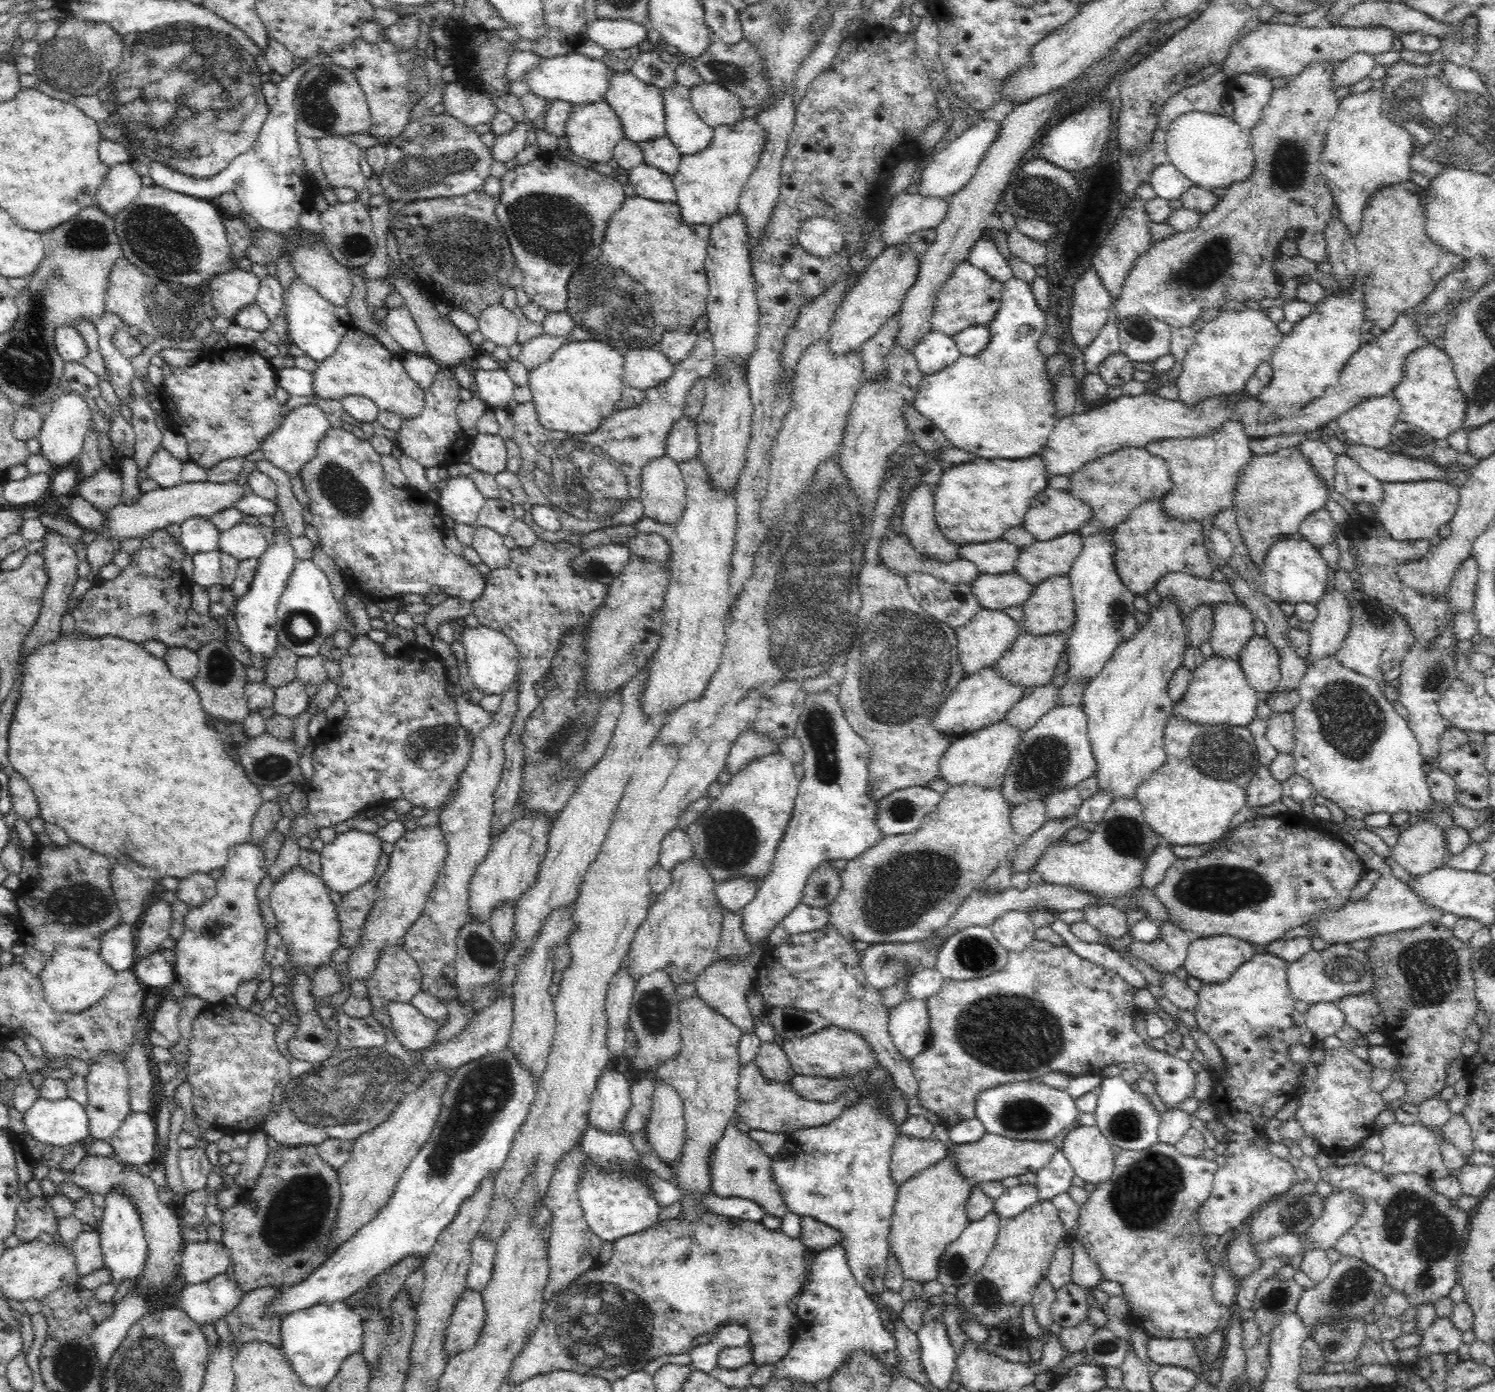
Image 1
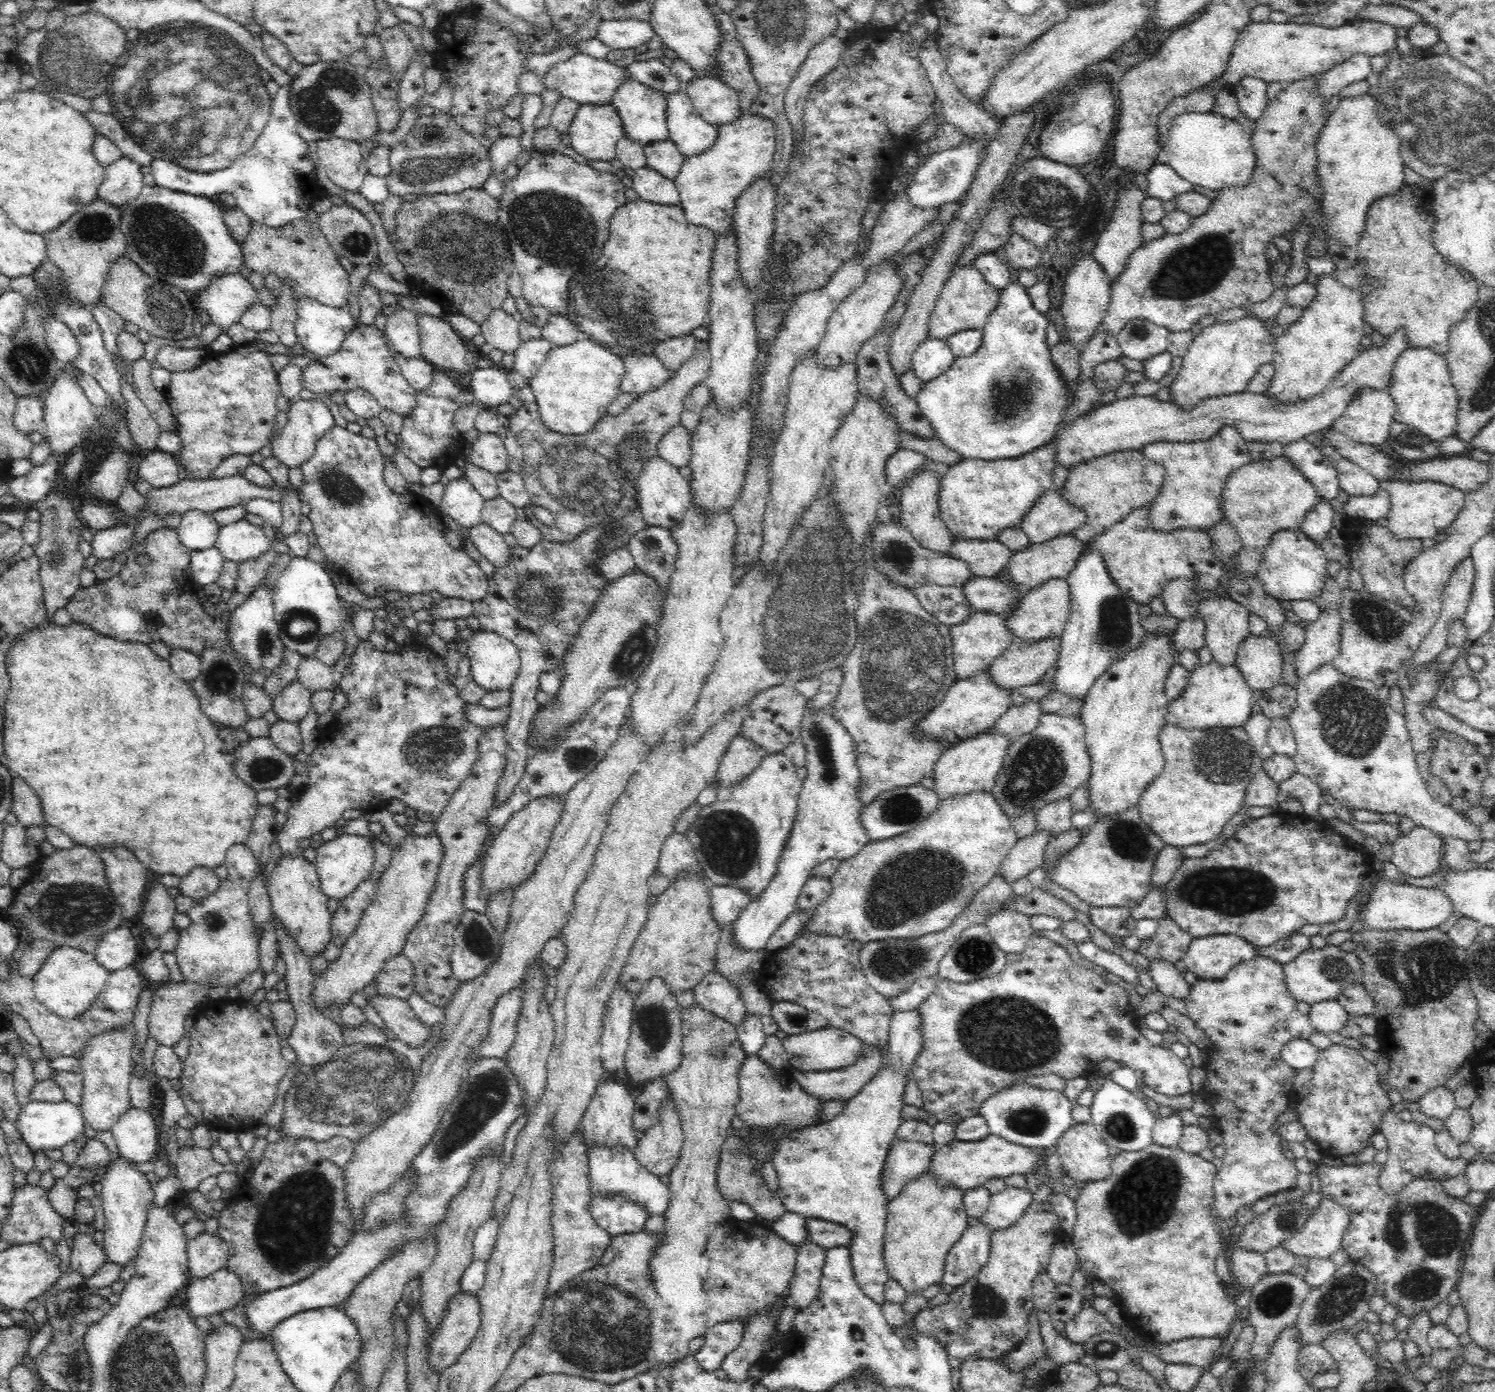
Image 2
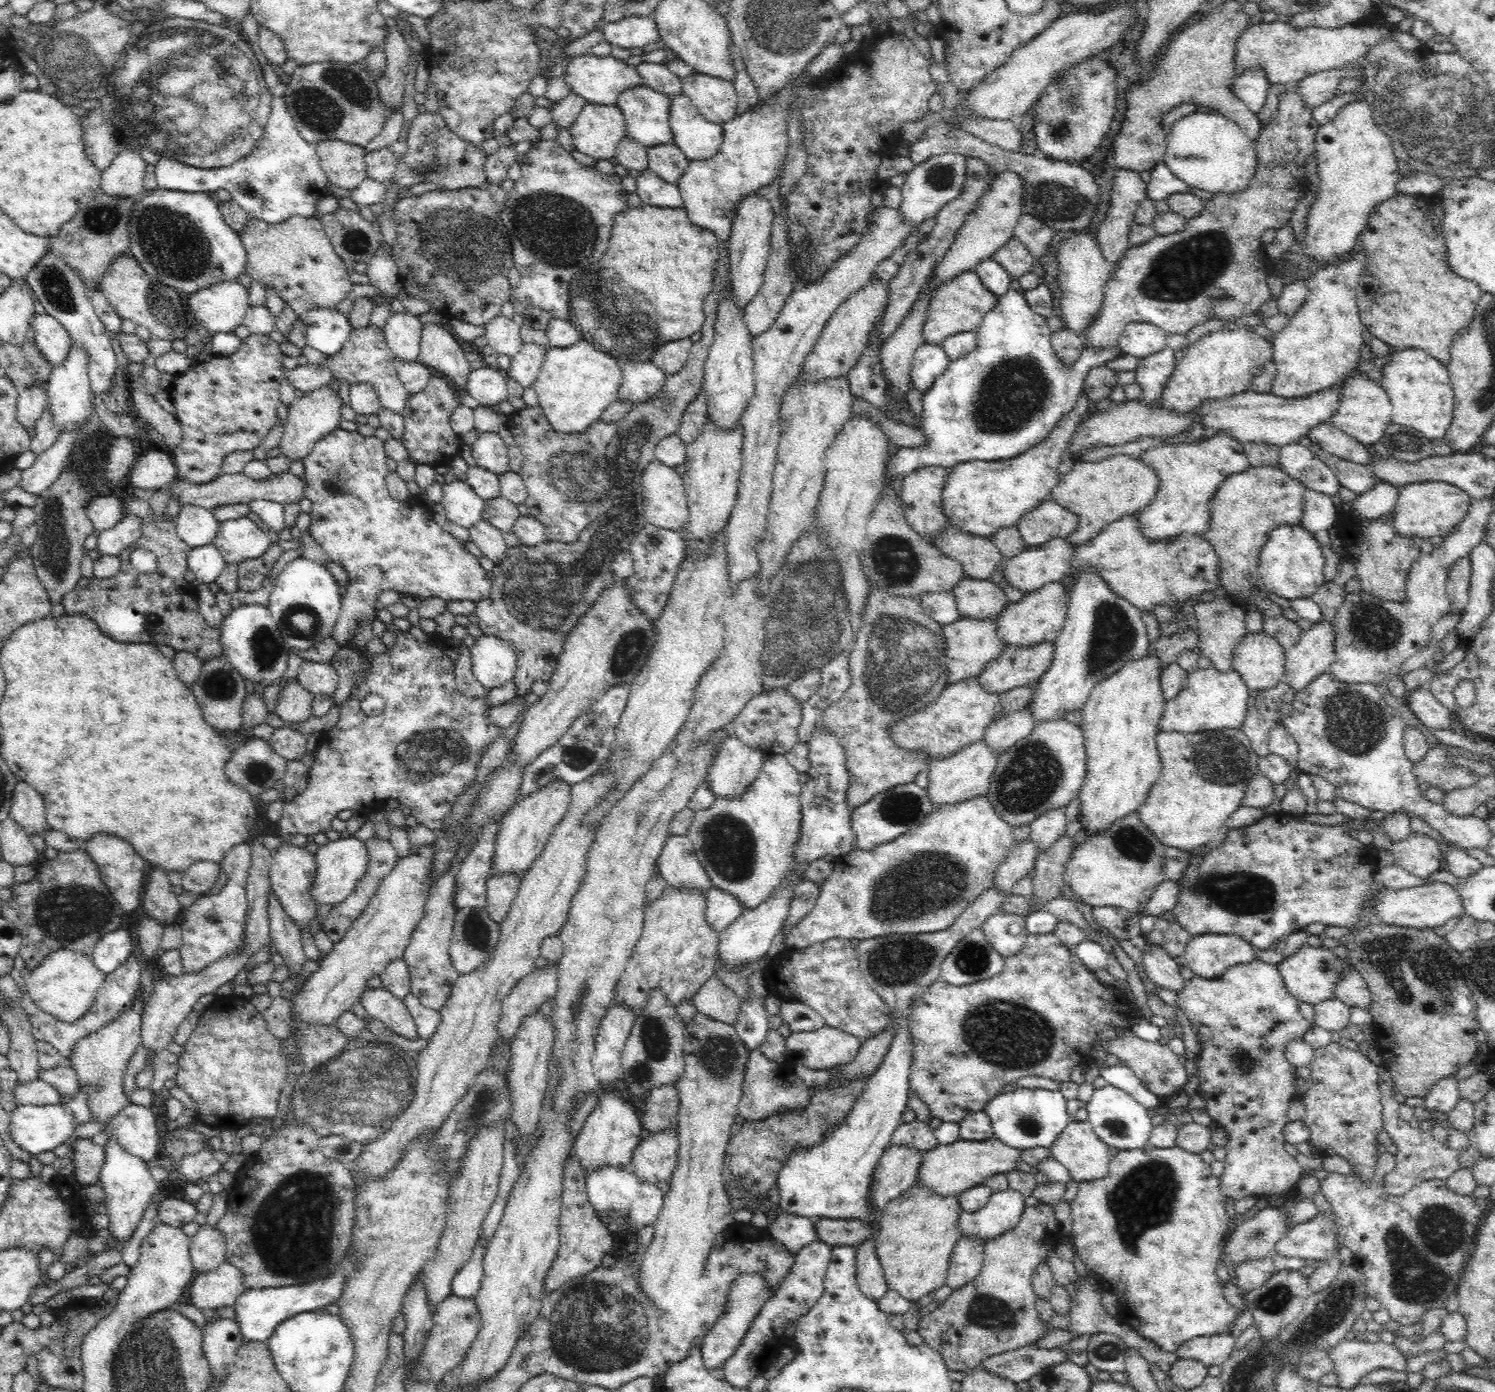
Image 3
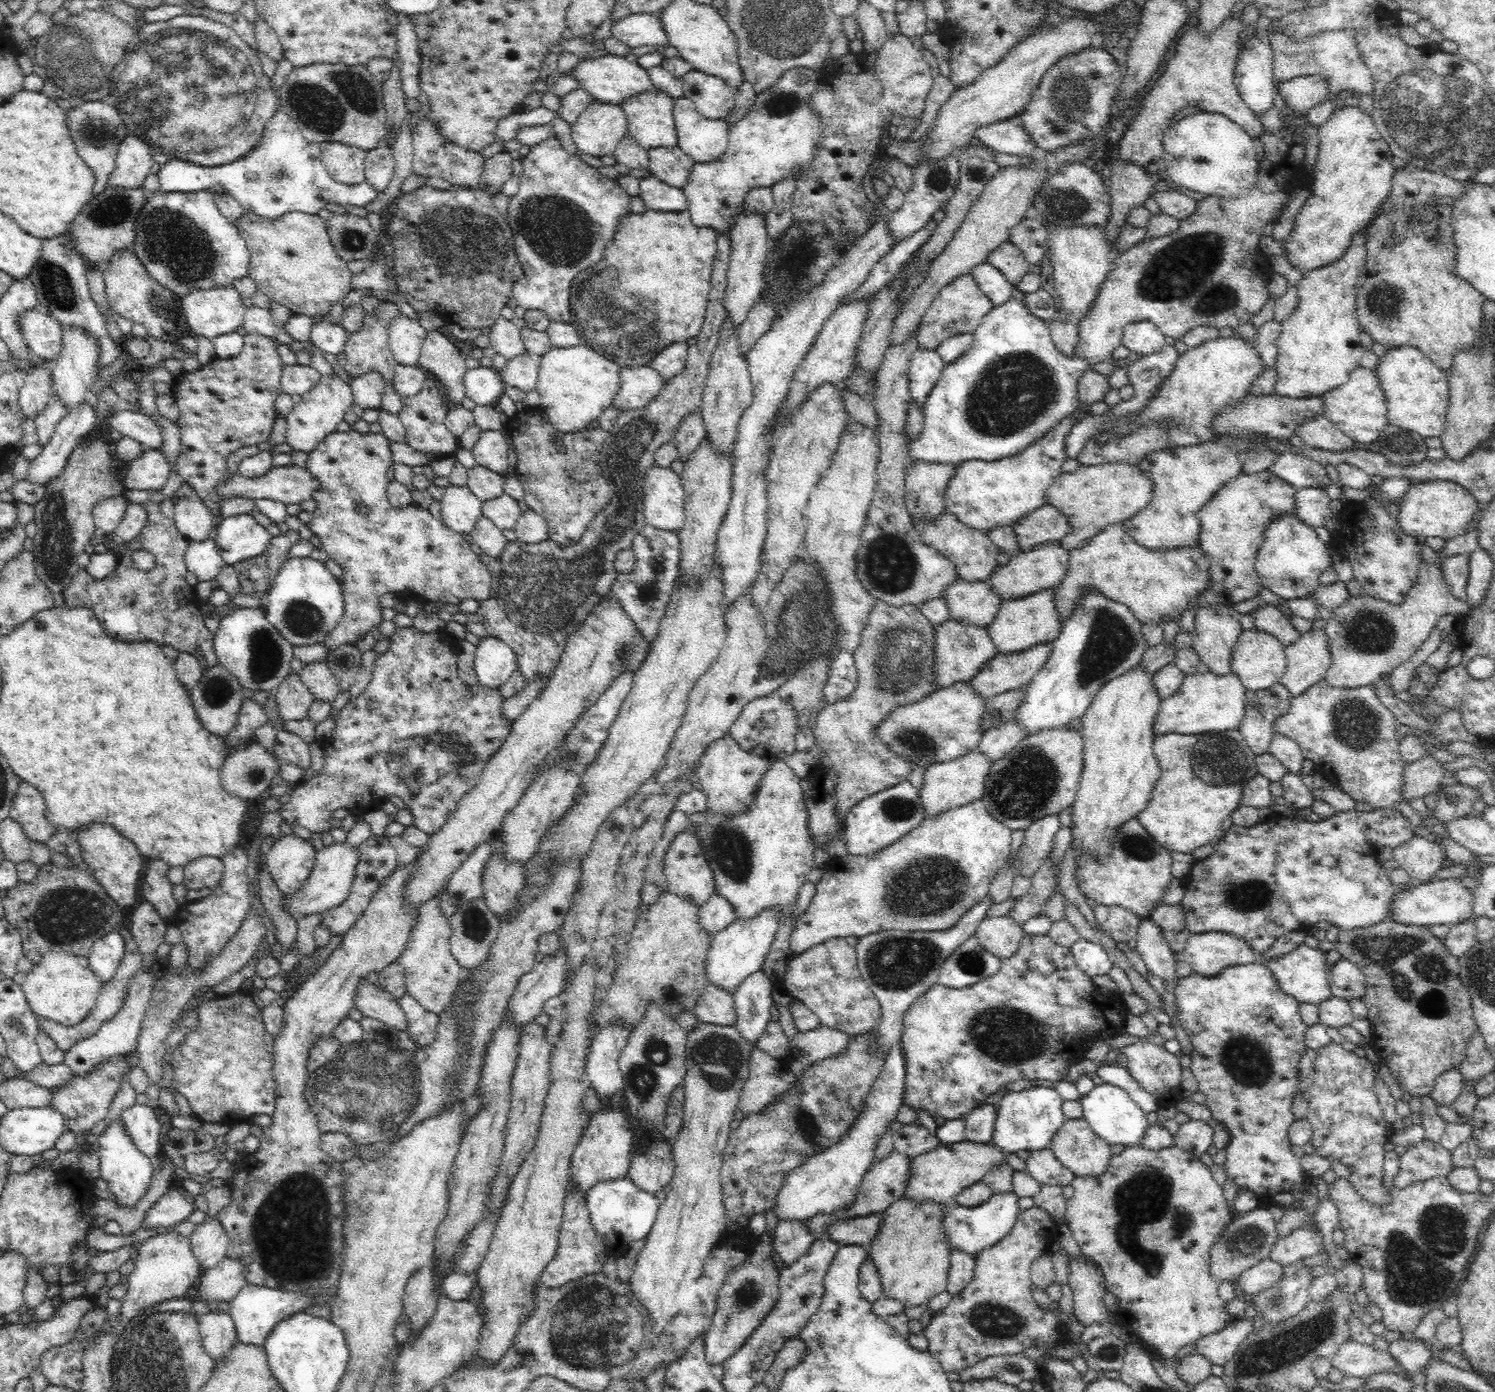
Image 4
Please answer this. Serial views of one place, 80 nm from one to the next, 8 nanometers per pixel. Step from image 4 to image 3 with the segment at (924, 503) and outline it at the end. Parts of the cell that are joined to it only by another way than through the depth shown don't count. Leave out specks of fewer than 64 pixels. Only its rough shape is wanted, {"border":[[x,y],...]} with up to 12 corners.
{"border":[[924,466],[904,476],[901,504],[914,532],[928,542],[946,516],[947,467]]}

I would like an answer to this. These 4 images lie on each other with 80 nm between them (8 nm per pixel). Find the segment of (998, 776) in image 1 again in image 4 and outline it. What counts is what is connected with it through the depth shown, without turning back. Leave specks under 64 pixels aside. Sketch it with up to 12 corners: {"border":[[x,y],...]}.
{"border":[[979,750],[928,765],[924,818],[984,795],[991,762]]}

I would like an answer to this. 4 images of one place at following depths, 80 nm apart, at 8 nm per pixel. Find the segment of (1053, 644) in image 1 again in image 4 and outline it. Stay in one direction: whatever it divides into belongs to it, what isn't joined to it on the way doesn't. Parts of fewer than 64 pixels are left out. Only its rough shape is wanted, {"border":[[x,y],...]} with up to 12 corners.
{"border":[[1044,643],[996,653],[968,684],[984,700],[1029,684]]}

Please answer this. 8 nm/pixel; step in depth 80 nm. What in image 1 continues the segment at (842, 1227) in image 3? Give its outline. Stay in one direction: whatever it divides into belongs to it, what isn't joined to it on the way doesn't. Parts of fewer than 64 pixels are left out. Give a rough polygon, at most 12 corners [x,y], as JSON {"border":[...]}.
{"border":[[802,1217],[800,1242],[816,1252],[844,1242],[844,1235]]}

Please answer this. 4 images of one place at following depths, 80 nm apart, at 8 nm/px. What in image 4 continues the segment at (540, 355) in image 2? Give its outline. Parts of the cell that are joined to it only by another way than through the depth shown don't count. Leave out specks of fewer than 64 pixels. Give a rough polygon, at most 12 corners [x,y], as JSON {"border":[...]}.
{"border":[[524,351],[499,372],[524,393],[537,386],[541,356]]}

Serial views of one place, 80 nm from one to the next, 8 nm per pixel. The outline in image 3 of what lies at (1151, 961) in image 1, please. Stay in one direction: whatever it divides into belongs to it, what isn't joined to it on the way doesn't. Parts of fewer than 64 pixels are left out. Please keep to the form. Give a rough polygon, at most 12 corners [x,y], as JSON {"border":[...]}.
{"border":[[1156,919],[1152,940],[1172,958],[1191,936],[1179,923]]}

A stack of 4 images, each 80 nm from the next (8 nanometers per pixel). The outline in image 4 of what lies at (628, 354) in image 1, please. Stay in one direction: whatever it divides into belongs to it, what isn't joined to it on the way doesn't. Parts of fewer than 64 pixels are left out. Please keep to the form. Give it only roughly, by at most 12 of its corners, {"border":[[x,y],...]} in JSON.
{"border":[[649,365],[621,367],[611,406],[646,408],[665,385]]}

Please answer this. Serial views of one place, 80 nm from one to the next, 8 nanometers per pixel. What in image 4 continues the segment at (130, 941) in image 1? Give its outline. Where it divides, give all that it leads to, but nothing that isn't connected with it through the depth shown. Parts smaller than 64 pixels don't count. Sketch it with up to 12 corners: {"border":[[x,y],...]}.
{"border":[[118,931],[101,936],[87,957],[91,971],[105,983],[123,954]]}

